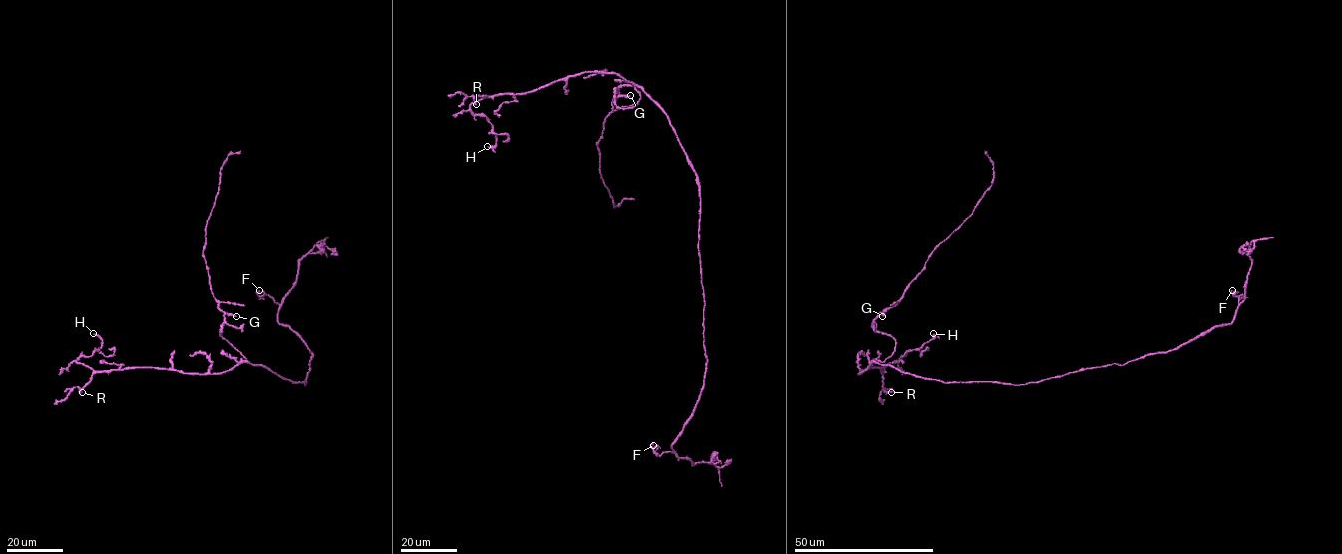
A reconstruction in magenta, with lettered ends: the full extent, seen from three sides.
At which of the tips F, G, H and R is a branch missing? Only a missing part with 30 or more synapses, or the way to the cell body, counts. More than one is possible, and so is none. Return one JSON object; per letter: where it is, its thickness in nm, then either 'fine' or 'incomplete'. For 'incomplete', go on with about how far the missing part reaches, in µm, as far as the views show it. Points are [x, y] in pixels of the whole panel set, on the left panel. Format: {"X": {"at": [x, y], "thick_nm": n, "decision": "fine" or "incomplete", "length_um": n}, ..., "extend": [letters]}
{"F": {"at": [259, 290], "thick_nm": 180, "decision": "fine"}, "G": {"at": [236, 316], "thick_nm": 200, "decision": "fine"}, "H": {"at": [93, 333], "thick_nm": 280, "decision": "fine"}, "R": {"at": [82, 392], "thick_nm": 300, "decision": "fine"}, "extend": []}

